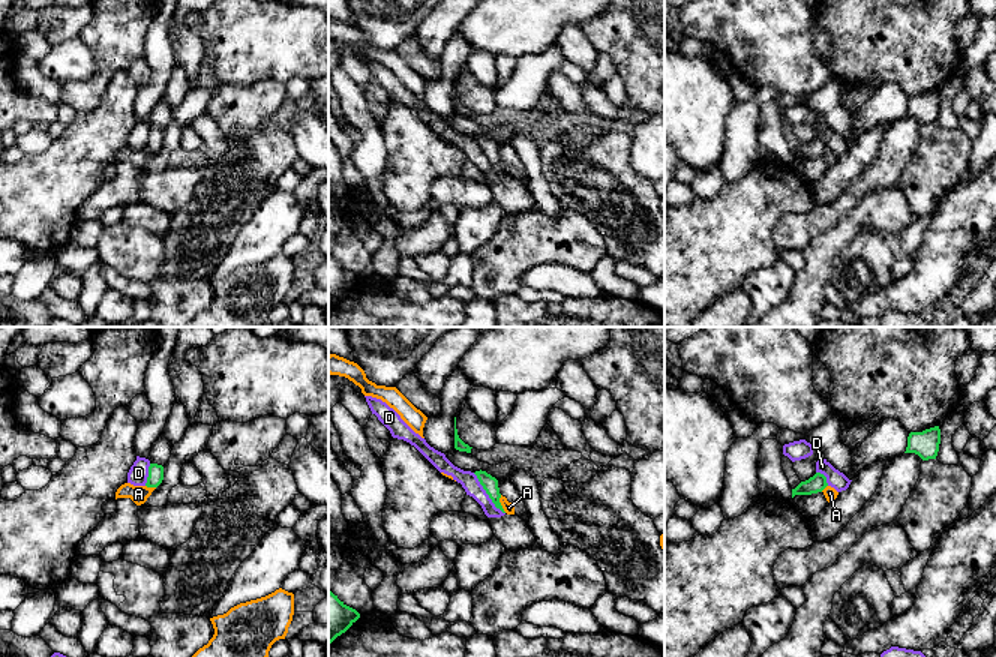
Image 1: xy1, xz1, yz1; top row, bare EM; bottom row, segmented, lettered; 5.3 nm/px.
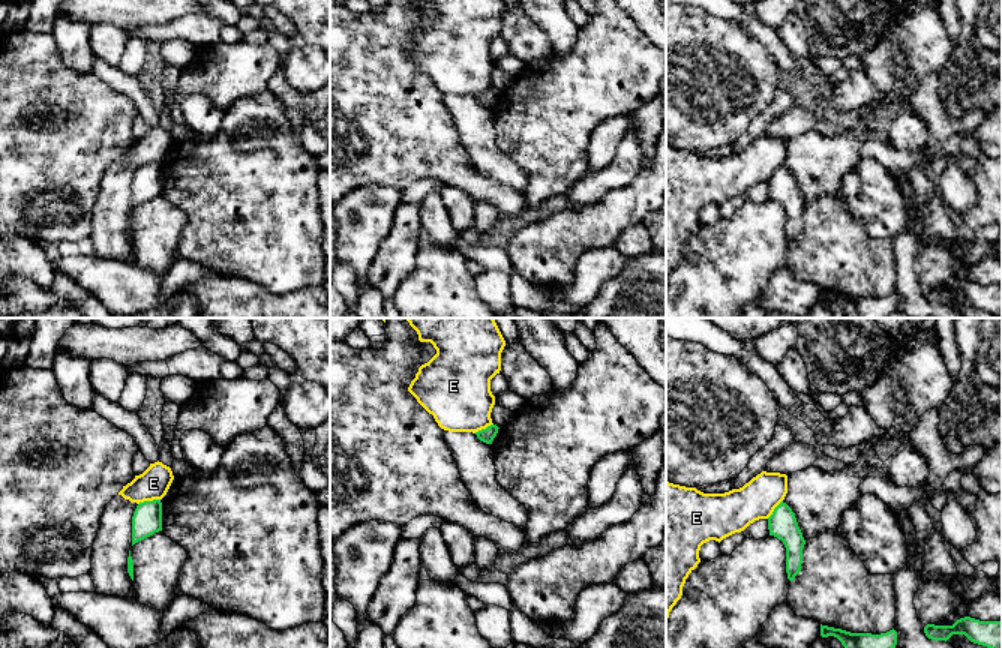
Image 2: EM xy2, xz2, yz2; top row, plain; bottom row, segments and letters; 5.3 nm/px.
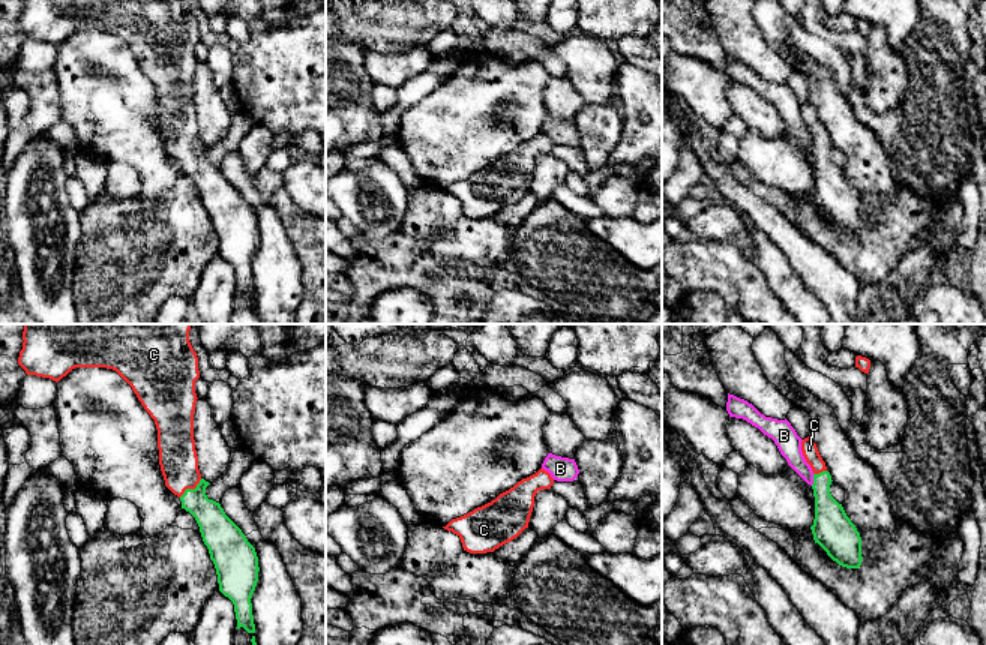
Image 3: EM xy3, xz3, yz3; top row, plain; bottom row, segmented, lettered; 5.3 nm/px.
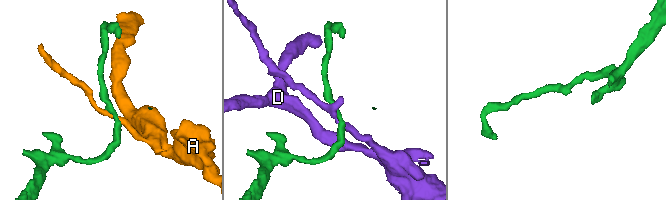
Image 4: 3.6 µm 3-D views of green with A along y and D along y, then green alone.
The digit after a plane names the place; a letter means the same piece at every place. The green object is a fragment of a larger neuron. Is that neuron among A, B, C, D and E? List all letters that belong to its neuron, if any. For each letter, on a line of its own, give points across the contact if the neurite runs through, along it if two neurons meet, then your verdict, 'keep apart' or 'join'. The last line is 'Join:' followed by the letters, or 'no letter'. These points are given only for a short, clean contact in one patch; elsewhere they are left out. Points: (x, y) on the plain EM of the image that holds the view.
A: border xz1 (500, 159), (500, 168), (506, 176); keep apart
B: border yz3 (814, 138), (811, 149); keep apart
C: way xy3 (216, 192), (194, 164), (191, 153), (182, 141), (177, 120); join
D: border xz1 (473, 137), (491, 165), (504, 177); keep apart
E: border xy2 (159, 162), (138, 168); keep apart
Join: C

